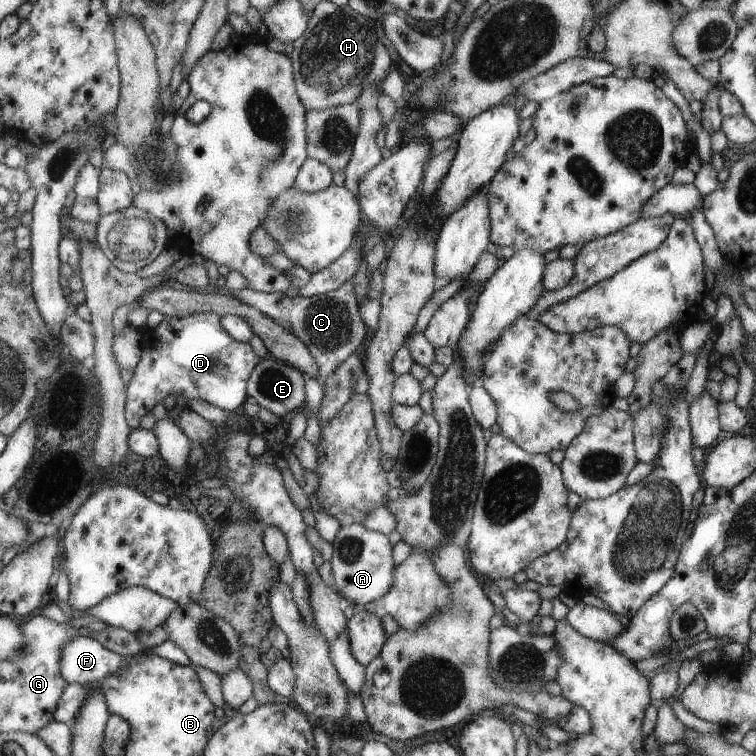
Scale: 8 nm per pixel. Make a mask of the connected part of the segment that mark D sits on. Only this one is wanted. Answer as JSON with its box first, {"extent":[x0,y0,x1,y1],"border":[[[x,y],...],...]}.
{"extent":[124,313,262,429],"border":[[[197,313],[193,315],[187,315],[183,318],[175,318],[170,316],[162,316],[162,318],[155,324],[155,326],[145,326],[141,331],[141,356],[139,357],[139,362],[134,366],[132,370],[132,376],[130,378],[129,384],[126,387],[126,401],[124,404],[124,417],[127,421],[127,424],[131,429],[139,427],[139,418],[143,416],[146,412],[149,412],[155,402],[168,403],[173,400],[175,396],[181,394],[186,400],[187,399],[201,399],[206,403],[212,404],[221,410],[227,412],[227,414],[231,414],[231,410],[235,410],[243,400],[245,400],[245,382],[247,382],[247,378],[249,378],[249,372],[255,371],[256,364],[259,364],[262,360],[261,357],[258,357],[249,343],[247,341],[241,342],[235,340],[232,336],[229,336],[228,332],[225,332],[224,328],[221,328],[220,325],[220,316],[218,314],[213,313]]]}

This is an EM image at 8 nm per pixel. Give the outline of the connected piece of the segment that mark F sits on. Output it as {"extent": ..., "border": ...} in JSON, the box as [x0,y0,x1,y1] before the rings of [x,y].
{"extent":[58,635,136,685],"border":[[[73,635],[61,645],[58,659],[66,684],[87,685],[99,683],[104,676],[117,672],[136,656],[121,656],[103,648],[91,637]]]}

